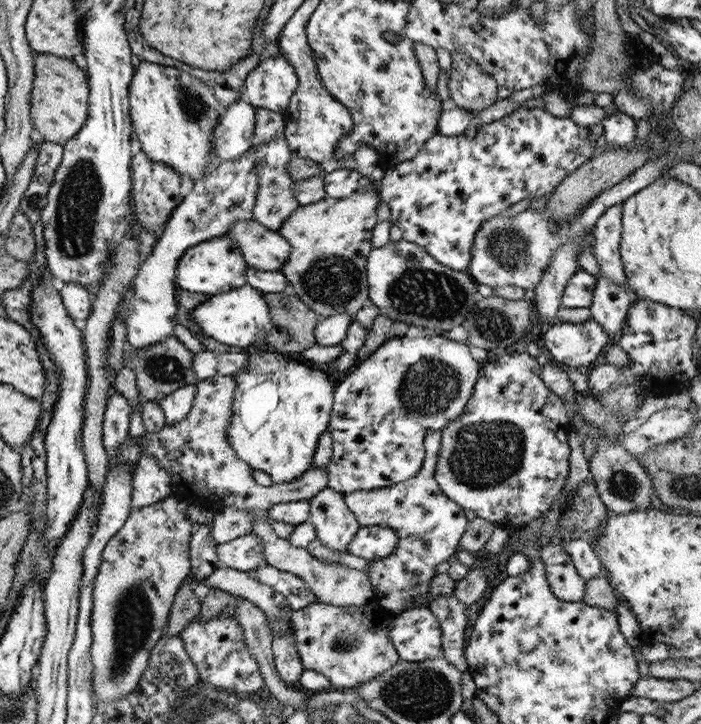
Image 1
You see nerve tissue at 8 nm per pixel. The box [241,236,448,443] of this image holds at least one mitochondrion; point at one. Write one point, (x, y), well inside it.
(333, 279)

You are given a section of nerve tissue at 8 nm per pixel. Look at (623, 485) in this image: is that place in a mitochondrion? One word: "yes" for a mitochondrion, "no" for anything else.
yes

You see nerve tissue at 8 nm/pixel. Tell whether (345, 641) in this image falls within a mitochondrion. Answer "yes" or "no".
yes

